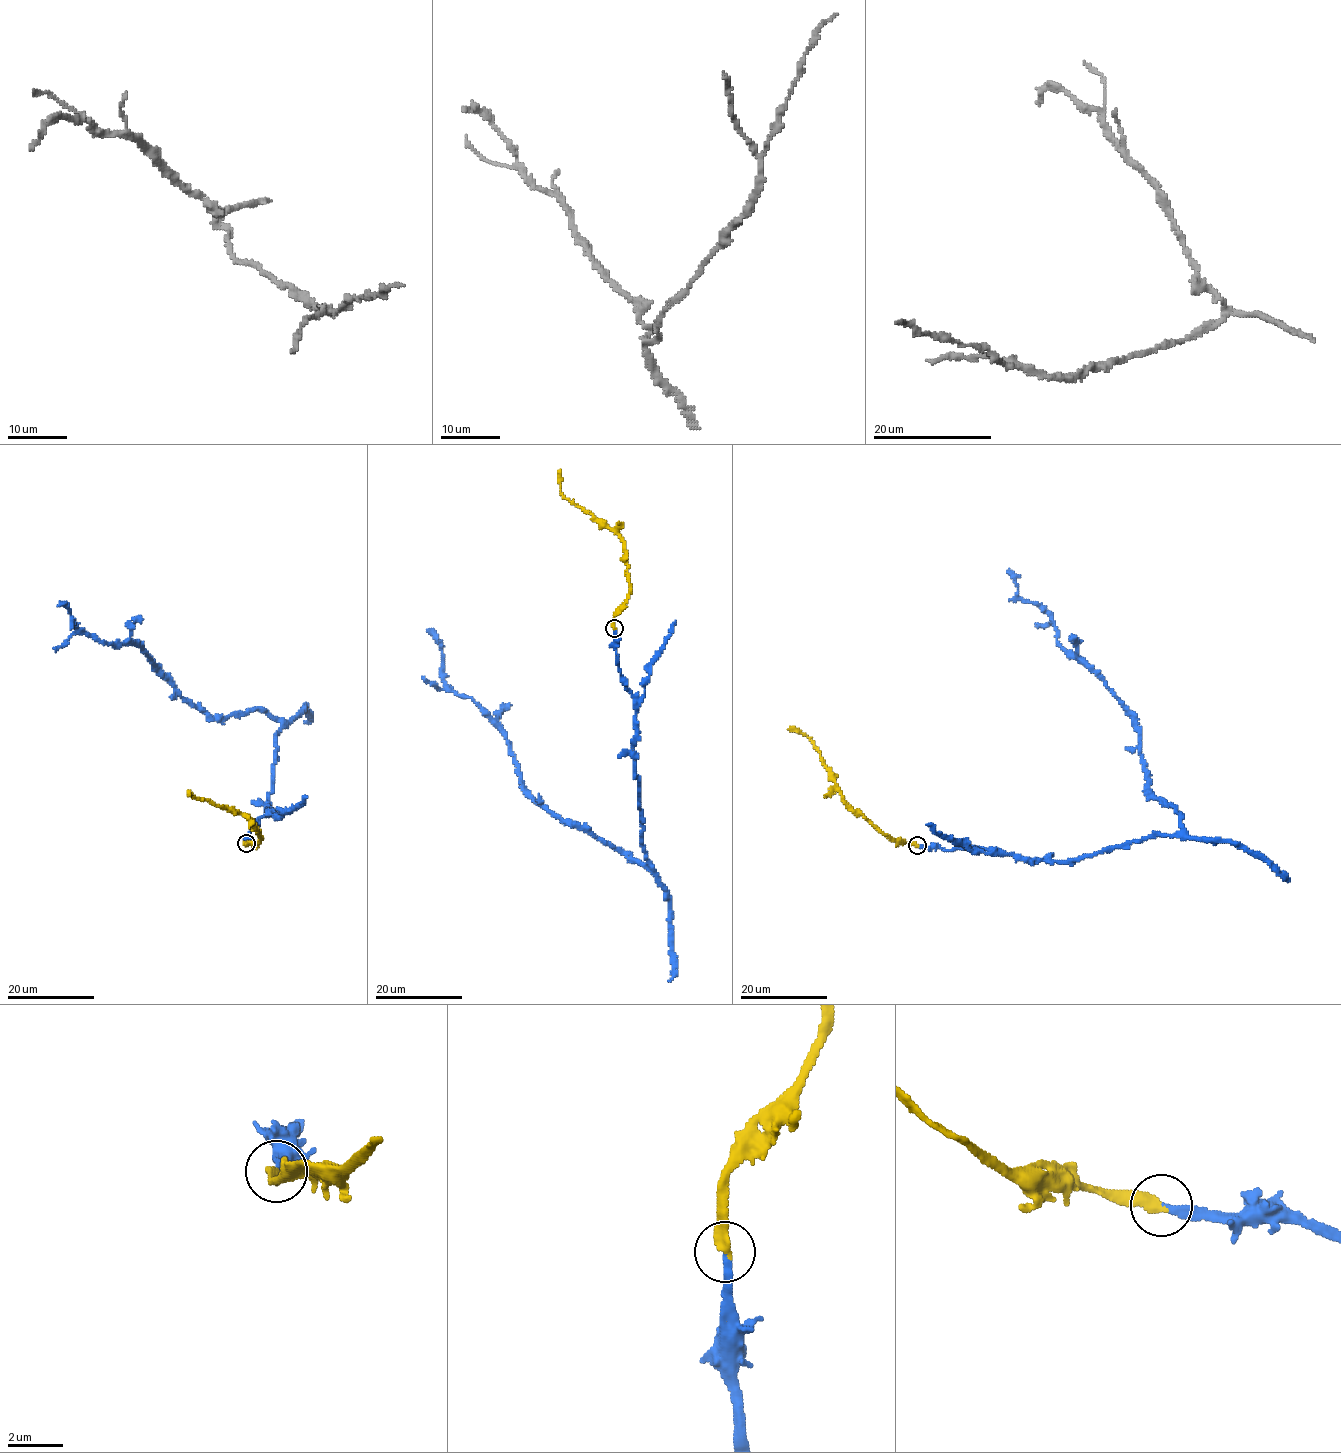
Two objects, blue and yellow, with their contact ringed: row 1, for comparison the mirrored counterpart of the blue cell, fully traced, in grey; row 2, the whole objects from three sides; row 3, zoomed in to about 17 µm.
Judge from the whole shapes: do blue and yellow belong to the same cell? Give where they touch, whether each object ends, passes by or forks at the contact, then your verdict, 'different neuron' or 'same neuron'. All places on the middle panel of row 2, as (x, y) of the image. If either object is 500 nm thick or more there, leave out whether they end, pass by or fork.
(614, 628) | blue ends | yellow ends | same neuron

